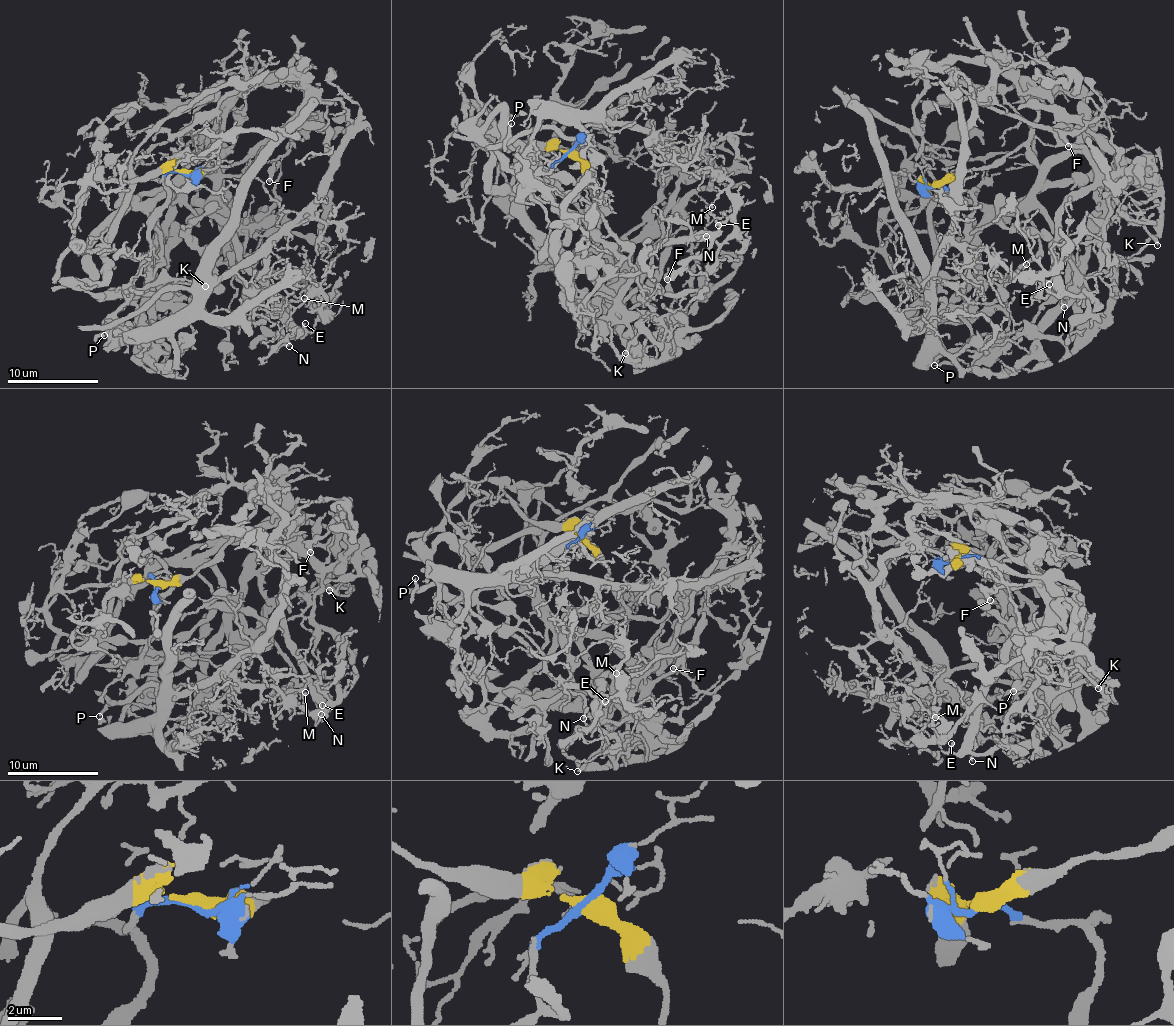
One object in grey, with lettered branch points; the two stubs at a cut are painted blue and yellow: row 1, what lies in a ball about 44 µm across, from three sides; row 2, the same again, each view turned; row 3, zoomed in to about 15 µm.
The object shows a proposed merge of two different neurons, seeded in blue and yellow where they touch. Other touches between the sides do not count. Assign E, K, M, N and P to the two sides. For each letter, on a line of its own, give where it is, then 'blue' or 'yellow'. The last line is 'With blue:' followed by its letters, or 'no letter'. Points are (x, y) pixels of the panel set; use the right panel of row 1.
E: (1049, 284) | blue
K: (1157, 245) | yellow
M: (1026, 264) | blue
N: (1064, 307) | yellow
P: (934, 365) | blue
With blue: E, M, P

